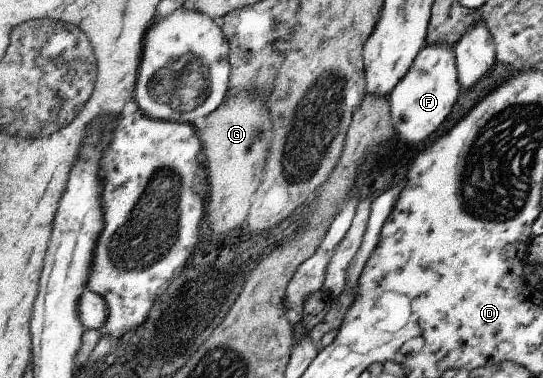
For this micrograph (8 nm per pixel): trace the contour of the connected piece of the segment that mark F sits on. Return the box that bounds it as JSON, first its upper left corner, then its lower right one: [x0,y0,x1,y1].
[388,44,460,142]

